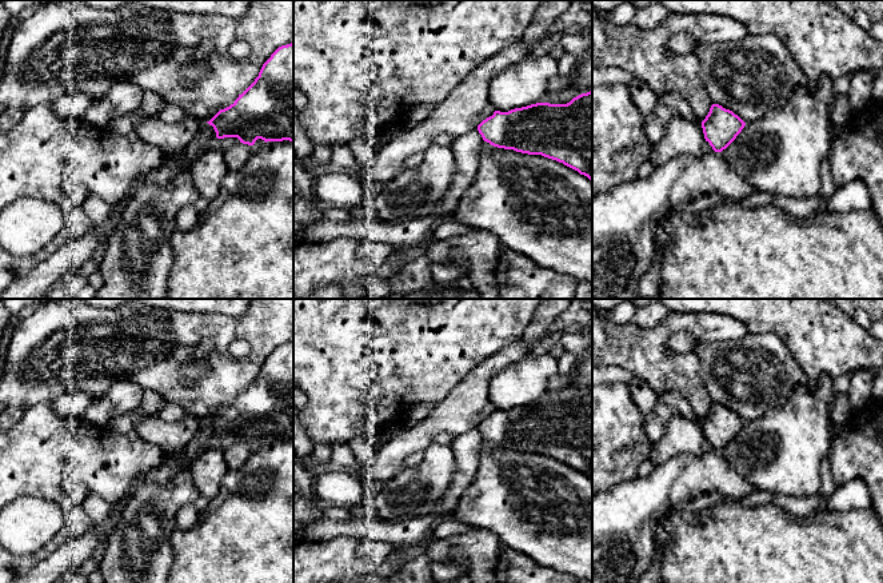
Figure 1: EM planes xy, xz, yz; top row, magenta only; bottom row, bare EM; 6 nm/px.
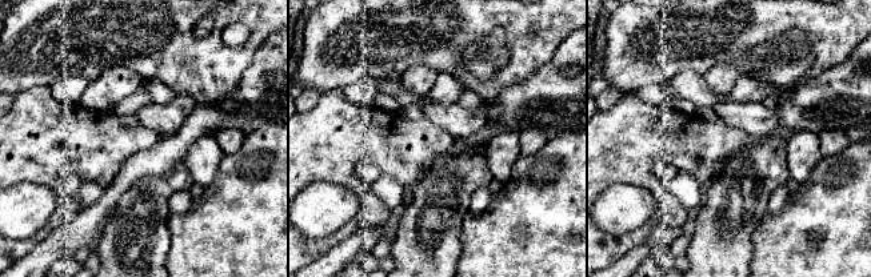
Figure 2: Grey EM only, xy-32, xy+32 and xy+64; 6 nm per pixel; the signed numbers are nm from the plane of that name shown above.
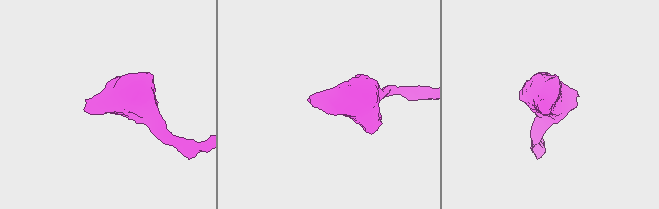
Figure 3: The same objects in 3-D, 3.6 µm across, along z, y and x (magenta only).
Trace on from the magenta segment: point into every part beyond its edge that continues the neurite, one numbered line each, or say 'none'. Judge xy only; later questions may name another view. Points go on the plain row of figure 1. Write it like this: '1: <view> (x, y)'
none

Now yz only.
none

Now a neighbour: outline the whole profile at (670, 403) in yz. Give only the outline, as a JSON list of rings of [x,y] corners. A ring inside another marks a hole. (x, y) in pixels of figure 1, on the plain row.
[[[676,391],[658,394],[658,404],[646,414],[644,430],[651,443],[658,442],[664,435],[668,420],[680,415],[692,422],[702,423],[694,414],[690,403]]]

